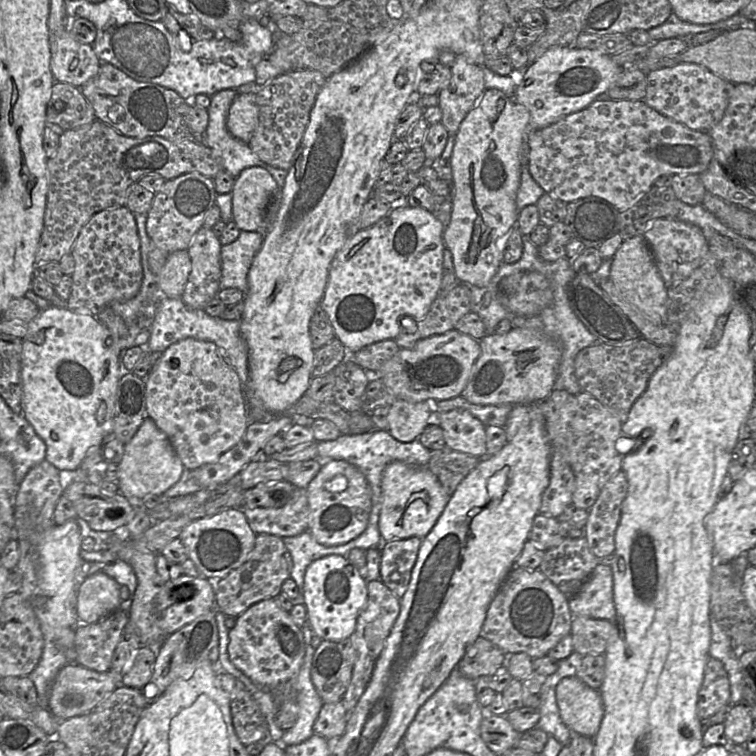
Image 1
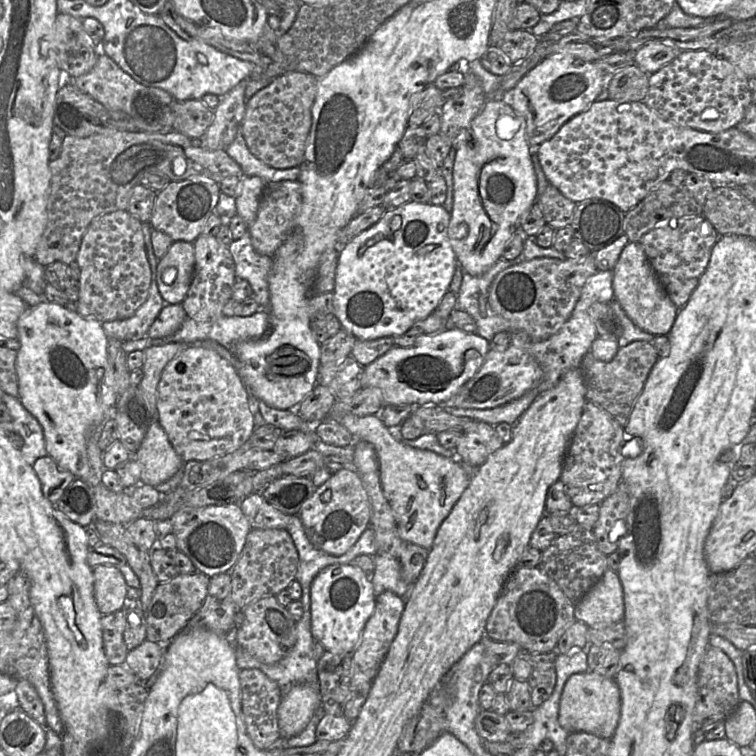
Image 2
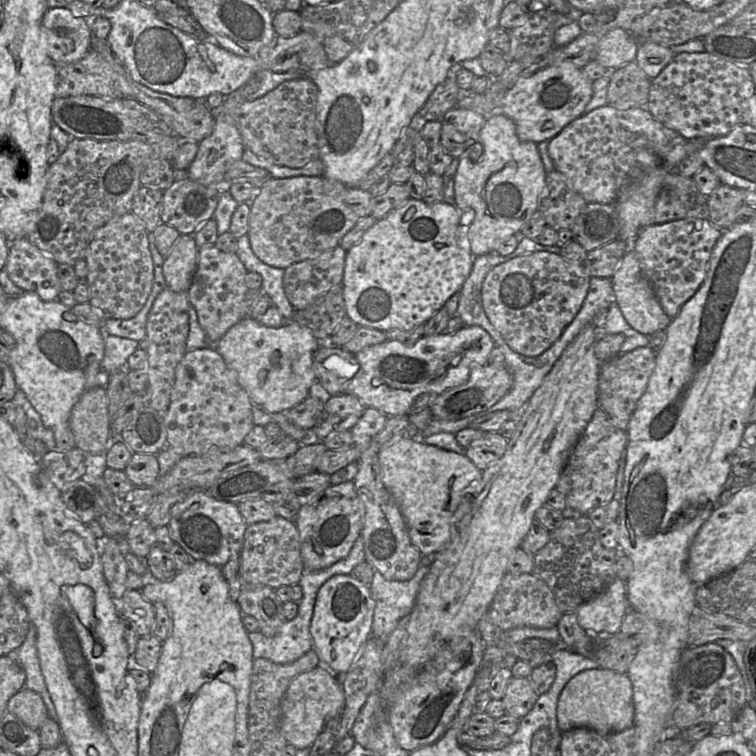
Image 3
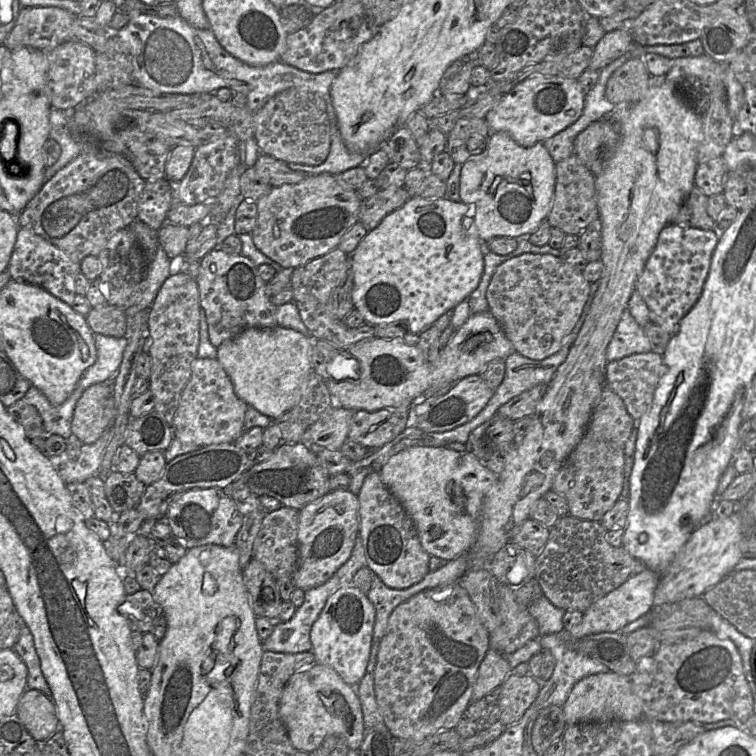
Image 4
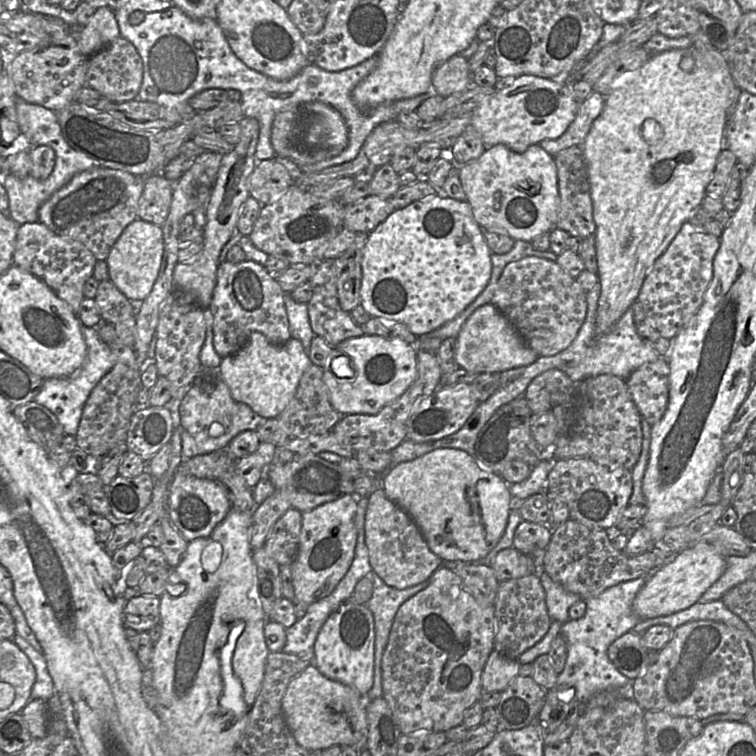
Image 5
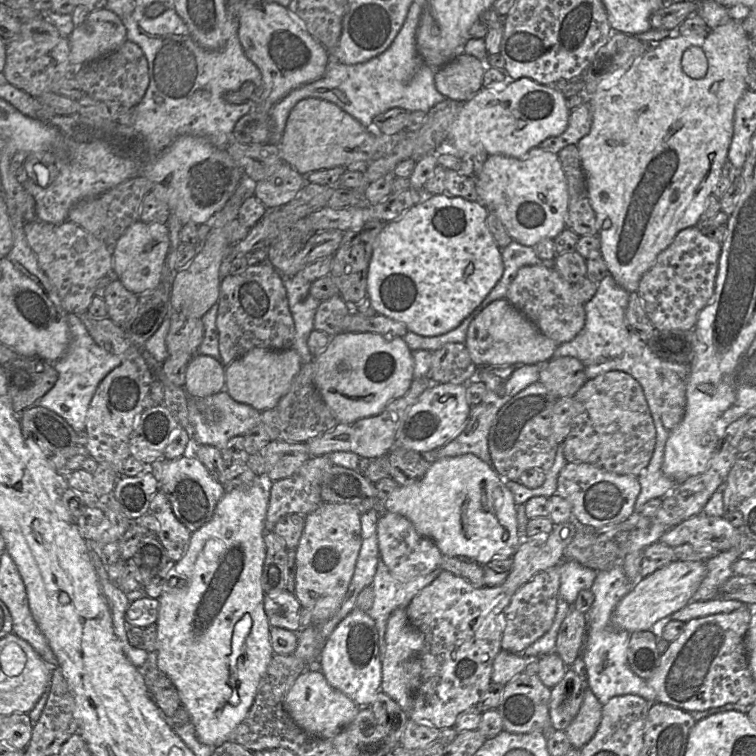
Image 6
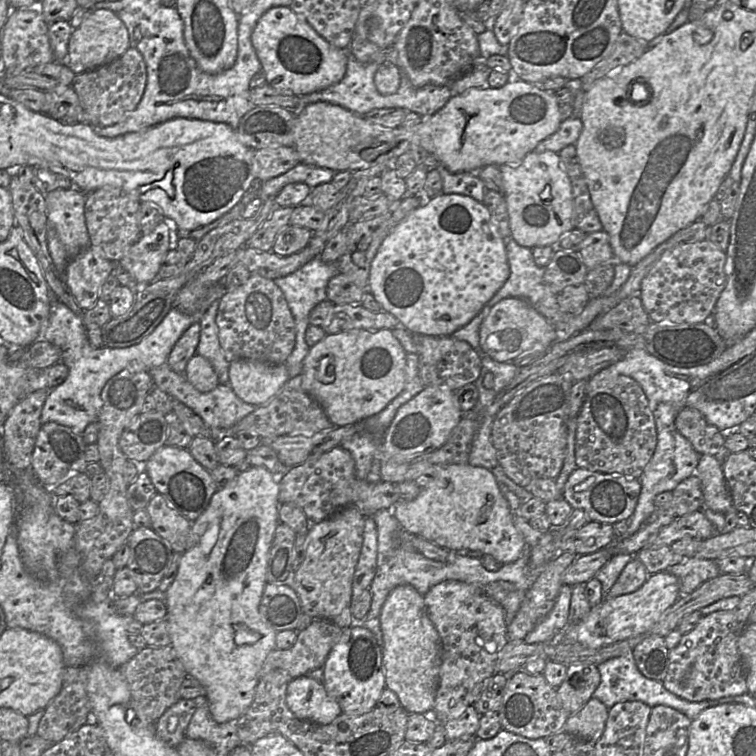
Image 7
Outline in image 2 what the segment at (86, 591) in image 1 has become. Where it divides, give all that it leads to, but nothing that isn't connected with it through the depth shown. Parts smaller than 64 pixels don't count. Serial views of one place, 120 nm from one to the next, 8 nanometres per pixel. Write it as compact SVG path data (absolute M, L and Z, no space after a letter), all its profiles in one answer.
M98 565L93 568L93 576L94 598L100 613L104 616L121 610L128 600L128 585L118 567Z

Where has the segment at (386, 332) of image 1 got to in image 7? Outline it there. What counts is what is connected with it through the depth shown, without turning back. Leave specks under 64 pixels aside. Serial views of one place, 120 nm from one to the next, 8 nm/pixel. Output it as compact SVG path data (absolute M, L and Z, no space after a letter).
M440 193L426 205L420 206L408 214L383 240L371 263L367 291L374 296L383 311L393 315L400 325L412 334L451 336L455 331L467 325L483 309L507 281L509 275L506 242L501 238L496 225L493 224L487 207L470 196Z

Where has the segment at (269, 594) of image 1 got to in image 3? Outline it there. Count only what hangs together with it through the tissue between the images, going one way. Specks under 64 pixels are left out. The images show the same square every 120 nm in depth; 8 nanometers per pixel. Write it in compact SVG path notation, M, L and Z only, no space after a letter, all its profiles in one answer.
M276 515L268 521L248 525L240 552L242 587L280 586L298 584L304 565L300 552L300 536L295 522Z

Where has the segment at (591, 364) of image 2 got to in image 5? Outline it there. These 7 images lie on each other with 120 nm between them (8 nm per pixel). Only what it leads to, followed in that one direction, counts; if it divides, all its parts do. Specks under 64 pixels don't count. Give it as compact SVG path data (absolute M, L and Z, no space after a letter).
M664 356L641 365L626 379L626 384L641 417L650 425L664 415L669 401L669 362Z

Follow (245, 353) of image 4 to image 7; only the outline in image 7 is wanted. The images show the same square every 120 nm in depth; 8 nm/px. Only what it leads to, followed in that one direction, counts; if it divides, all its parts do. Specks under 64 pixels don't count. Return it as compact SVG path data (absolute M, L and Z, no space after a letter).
M238 359L229 365L228 384L240 399L254 406L270 401L289 379L285 363Z

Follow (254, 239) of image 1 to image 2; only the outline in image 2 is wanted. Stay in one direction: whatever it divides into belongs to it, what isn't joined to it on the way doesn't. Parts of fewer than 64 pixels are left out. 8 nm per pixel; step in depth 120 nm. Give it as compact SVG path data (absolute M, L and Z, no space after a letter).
M249 231L228 246L235 262L237 279L247 280L253 290L253 296L260 309L269 308L268 278L273 266L273 258L261 255L252 246Z

